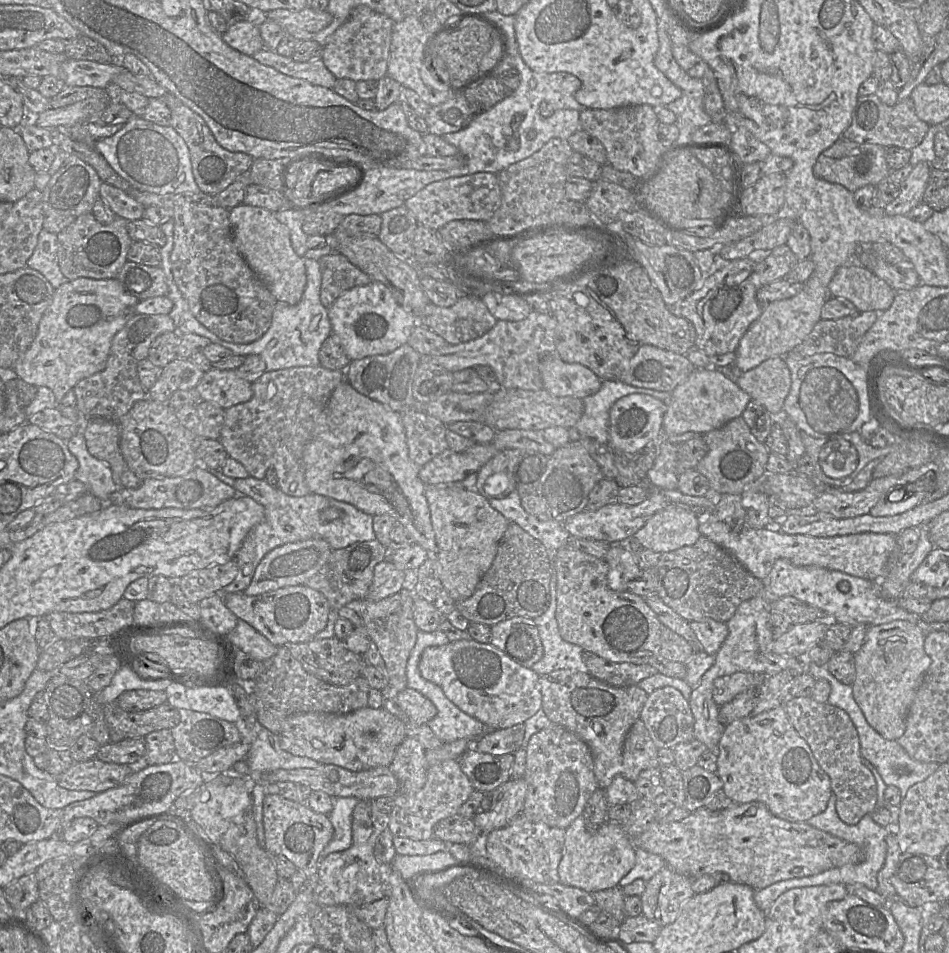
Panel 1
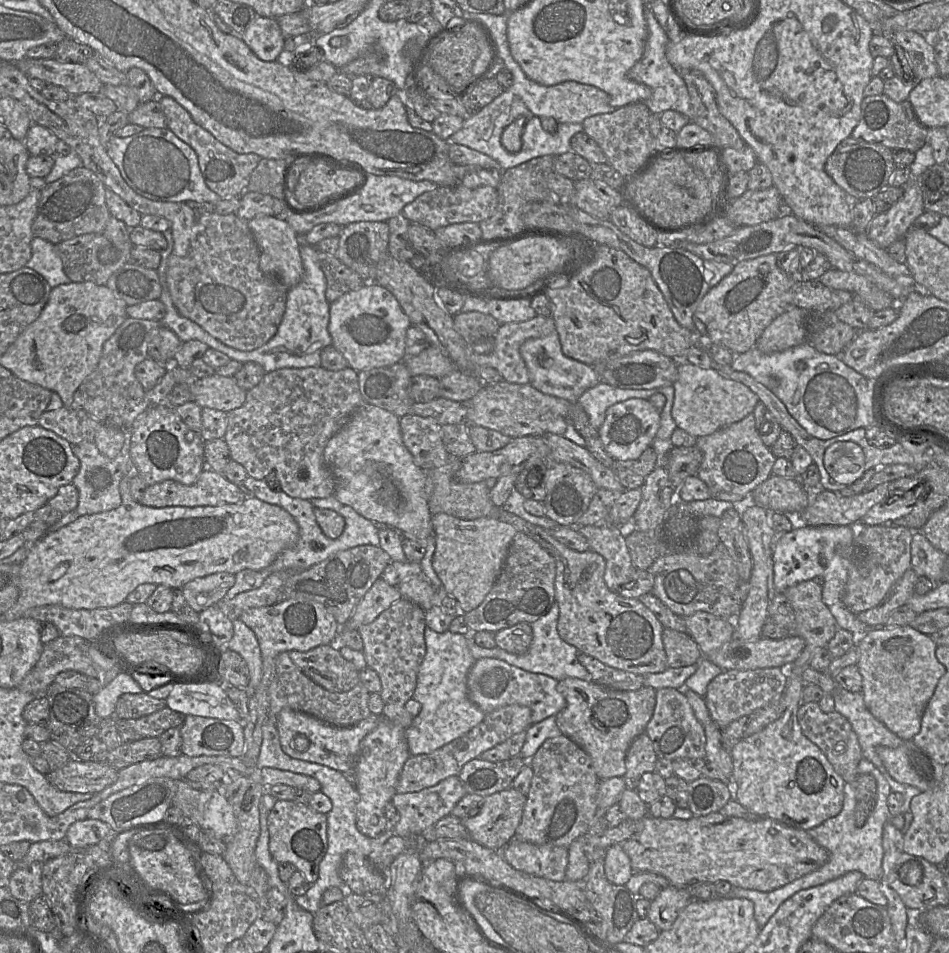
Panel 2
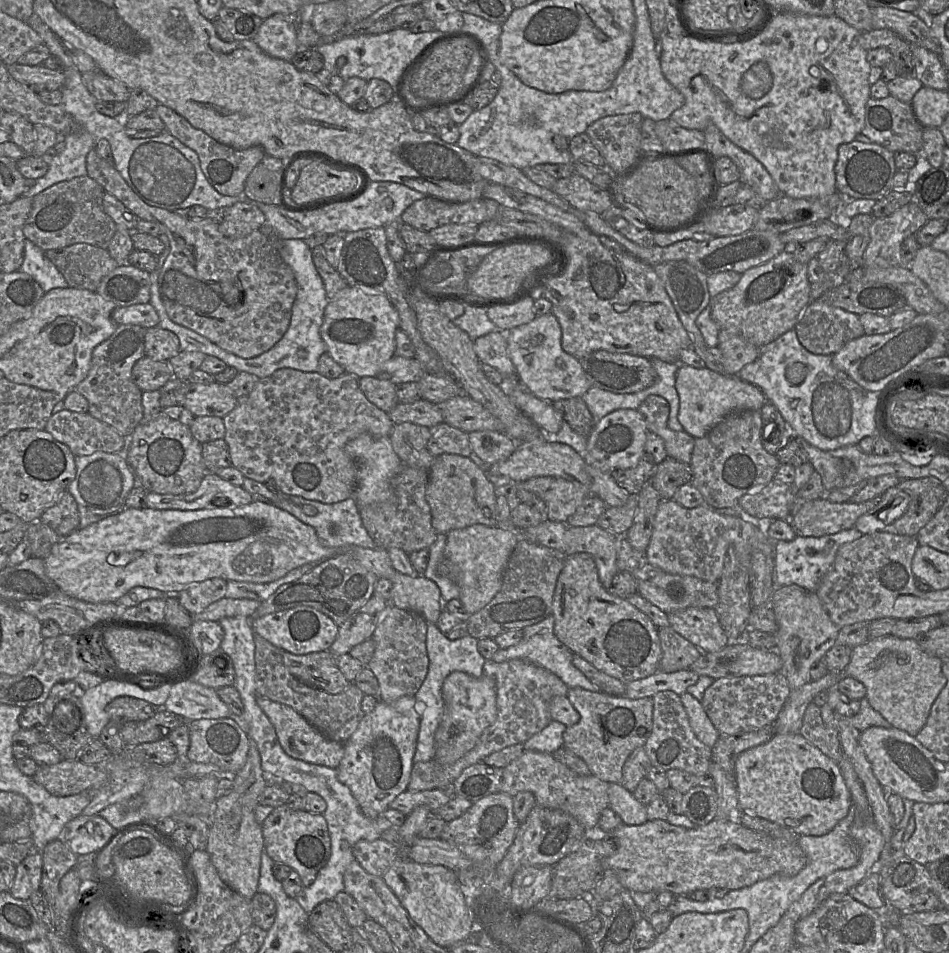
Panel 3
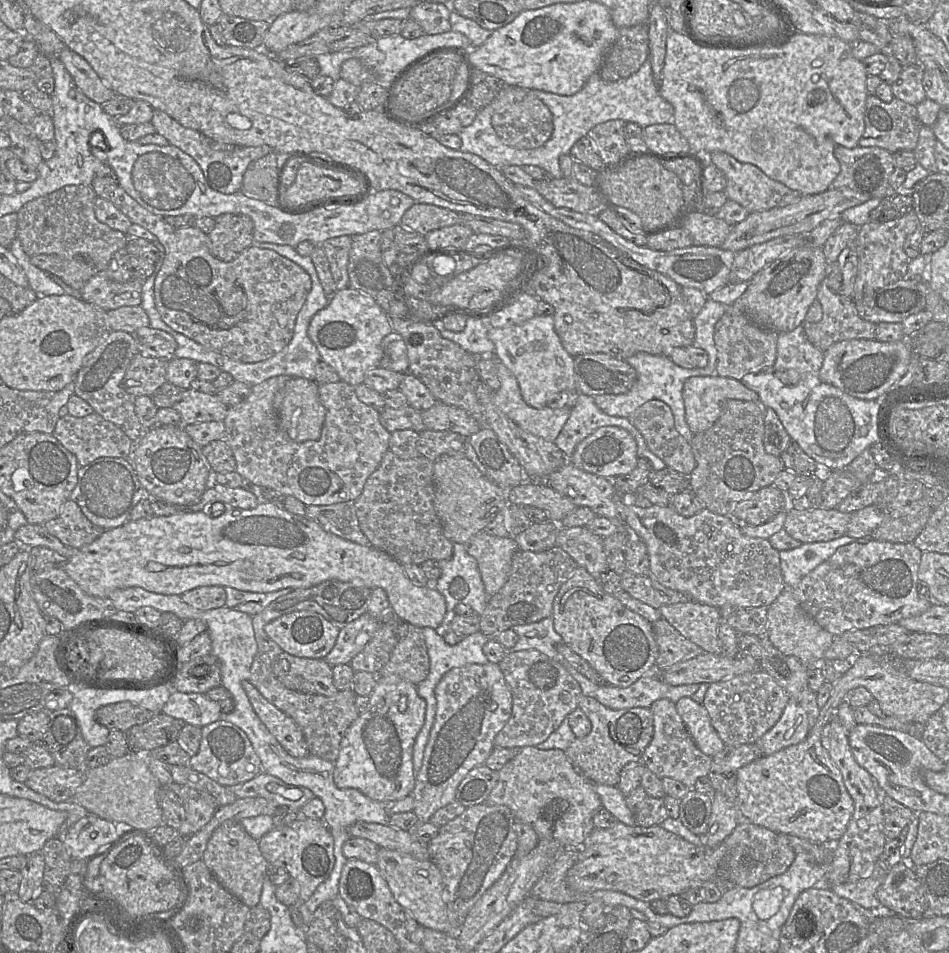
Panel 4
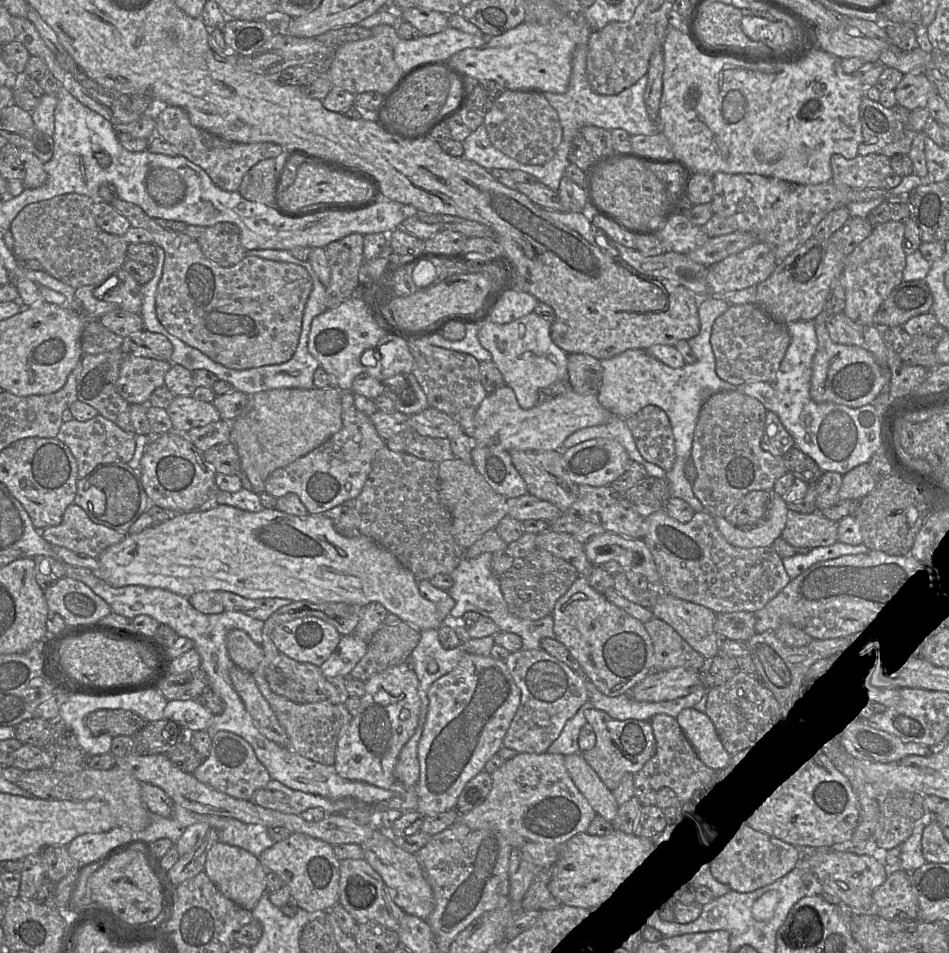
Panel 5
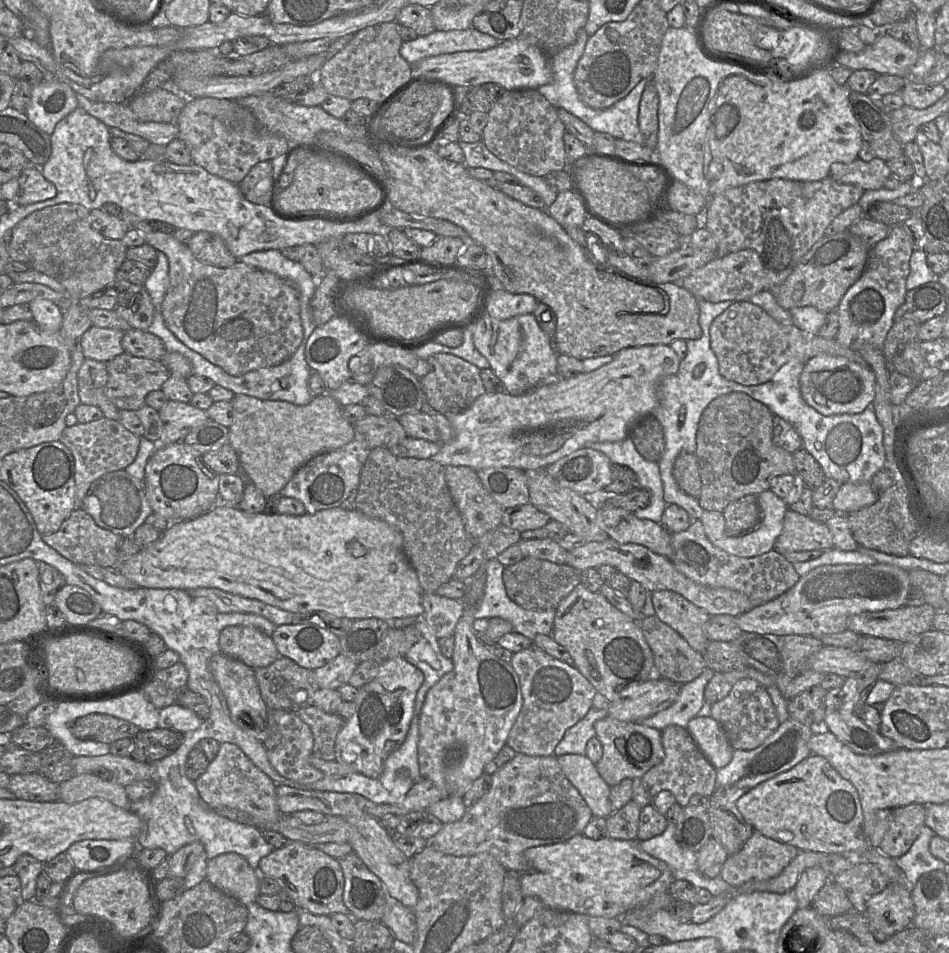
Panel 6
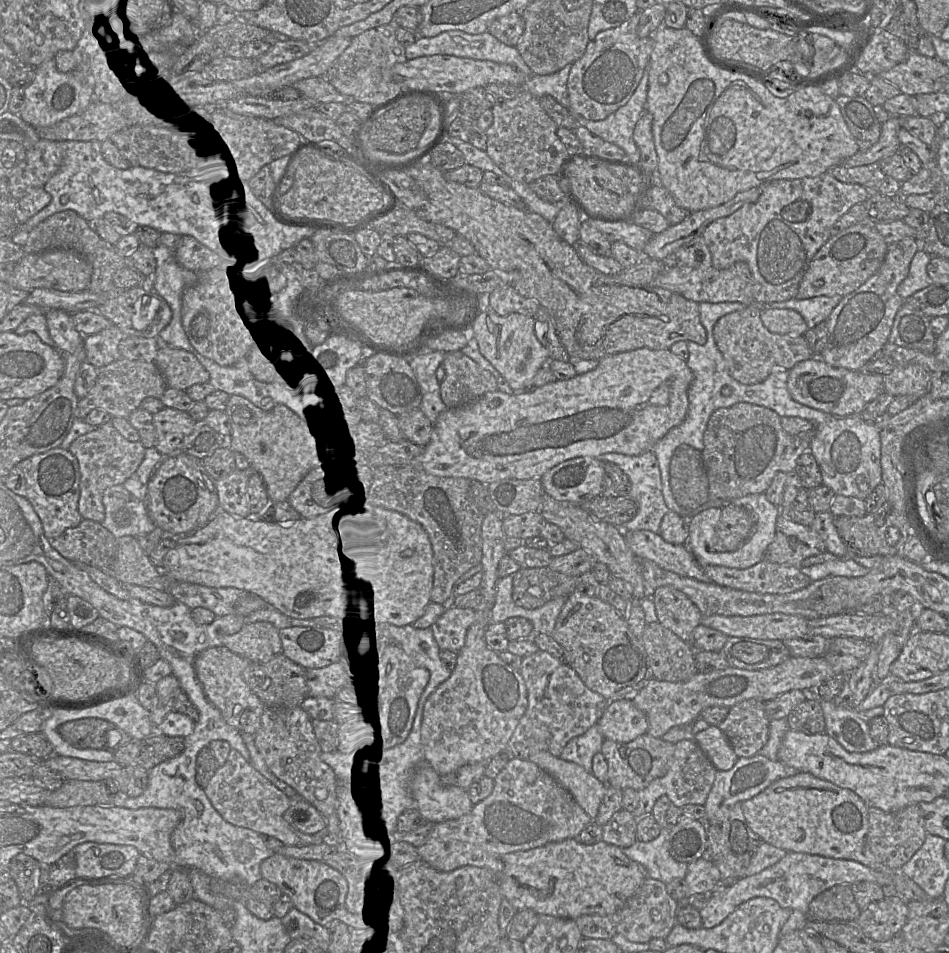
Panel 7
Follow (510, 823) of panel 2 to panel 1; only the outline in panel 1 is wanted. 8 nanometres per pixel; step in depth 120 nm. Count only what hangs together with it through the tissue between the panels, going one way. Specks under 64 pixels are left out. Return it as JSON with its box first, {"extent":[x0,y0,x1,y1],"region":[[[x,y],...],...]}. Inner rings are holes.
{"extent":[472,778,527,836],"region":[[[524,778],[509,779],[492,791],[488,810],[476,814],[472,820],[484,836],[493,830],[507,826],[522,813],[527,794]]]}

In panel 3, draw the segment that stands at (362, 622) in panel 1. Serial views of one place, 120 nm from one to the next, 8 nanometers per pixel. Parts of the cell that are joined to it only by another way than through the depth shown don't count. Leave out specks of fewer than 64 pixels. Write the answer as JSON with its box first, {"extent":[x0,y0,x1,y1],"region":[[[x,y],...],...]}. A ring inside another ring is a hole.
{"extent":[367,604,428,704],"region":[[[391,604],[384,611],[371,637],[375,651],[367,665],[378,680],[379,700],[390,704],[402,696],[414,696],[422,685],[428,672],[427,625],[421,615]]]}

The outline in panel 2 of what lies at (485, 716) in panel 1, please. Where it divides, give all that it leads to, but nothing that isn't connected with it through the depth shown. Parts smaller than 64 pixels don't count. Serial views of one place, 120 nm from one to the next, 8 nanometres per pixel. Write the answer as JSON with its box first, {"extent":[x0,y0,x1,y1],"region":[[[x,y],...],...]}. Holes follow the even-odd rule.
{"extent":[467,658,566,724],"region":[[[496,658],[475,661],[467,675],[469,699],[485,714],[512,704],[526,706],[531,710],[532,724],[557,715],[566,706],[564,696],[558,691],[556,679],[541,673],[532,673]]]}

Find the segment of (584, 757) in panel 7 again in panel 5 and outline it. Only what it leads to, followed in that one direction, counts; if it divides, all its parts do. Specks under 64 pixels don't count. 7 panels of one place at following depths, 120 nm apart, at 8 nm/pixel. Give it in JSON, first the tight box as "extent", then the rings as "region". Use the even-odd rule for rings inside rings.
{"extent":[548,680,595,756],"region":[[[588,680],[586,681],[586,687],[589,692],[589,700],[578,710],[574,717],[566,722],[559,737],[548,748],[548,753],[562,754],[565,756],[580,752],[578,737],[581,728],[588,723],[585,717],[585,711],[593,707],[593,686],[595,687],[592,682]]]}

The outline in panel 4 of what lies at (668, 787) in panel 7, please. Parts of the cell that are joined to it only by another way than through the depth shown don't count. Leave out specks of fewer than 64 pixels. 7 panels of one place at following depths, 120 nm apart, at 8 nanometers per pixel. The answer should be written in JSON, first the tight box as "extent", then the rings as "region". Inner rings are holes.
{"extent":[642,699,712,788],"region":[[[660,699],[651,705],[654,731],[649,745],[646,747],[642,762],[660,779],[664,777],[680,781],[688,788],[693,788],[699,777],[710,772],[712,758],[700,751],[687,732],[684,723],[676,710],[676,704],[668,699]]]}

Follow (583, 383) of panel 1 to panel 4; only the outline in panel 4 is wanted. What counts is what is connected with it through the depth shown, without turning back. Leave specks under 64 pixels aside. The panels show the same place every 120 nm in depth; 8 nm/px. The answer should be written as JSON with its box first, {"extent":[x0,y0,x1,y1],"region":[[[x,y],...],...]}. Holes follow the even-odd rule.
{"extent":[488,315,577,408],"region":[[[535,315],[523,324],[489,328],[488,338],[495,345],[495,356],[516,377],[523,400],[542,408],[565,390],[577,390],[574,358],[564,349],[555,331],[554,316]]]}

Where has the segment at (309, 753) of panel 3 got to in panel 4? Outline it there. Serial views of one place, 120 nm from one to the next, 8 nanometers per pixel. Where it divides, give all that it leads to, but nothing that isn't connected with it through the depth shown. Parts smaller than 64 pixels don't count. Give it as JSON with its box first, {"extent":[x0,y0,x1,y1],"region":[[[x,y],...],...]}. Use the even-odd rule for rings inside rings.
{"extent":[242,680,309,757],"region":[[[244,680],[242,687],[253,710],[282,748],[293,757],[309,755],[303,734],[293,719],[264,698],[249,680]]]}

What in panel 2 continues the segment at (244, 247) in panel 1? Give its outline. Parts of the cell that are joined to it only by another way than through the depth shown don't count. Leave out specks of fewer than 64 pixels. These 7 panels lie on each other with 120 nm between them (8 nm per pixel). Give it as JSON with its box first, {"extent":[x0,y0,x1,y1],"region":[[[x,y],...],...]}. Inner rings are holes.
{"extent":[248,216,304,289],"region":[[[256,216],[248,221],[248,227],[260,250],[260,269],[267,274],[275,274],[289,289],[296,286],[303,278],[304,266],[294,229],[278,216]]]}

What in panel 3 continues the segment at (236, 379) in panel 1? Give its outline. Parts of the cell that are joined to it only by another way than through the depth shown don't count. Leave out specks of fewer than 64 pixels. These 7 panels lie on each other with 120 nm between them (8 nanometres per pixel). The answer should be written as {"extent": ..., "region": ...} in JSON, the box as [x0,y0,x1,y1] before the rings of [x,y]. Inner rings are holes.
{"extent":[184,384,238,418],"region":[[[189,384],[184,407],[195,417],[215,416],[224,418],[237,405],[238,398],[226,384]]]}

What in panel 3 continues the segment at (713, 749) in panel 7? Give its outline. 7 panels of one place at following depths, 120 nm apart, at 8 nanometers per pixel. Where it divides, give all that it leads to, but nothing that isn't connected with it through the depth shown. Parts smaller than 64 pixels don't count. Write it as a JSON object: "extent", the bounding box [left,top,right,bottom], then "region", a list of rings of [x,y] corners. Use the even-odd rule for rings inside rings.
{"extent":[680,692,720,749],"region":[[[688,692],[682,694],[680,699],[694,734],[703,744],[712,749],[720,734],[705,713],[701,702]]]}

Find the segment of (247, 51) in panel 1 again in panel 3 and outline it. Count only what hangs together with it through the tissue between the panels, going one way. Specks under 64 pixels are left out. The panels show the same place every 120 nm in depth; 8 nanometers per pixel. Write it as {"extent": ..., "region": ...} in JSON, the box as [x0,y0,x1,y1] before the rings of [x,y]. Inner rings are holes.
{"extent":[254,14,299,61],"region":[[[281,14],[263,20],[254,42],[266,54],[283,60],[291,61],[299,51],[293,20]]]}

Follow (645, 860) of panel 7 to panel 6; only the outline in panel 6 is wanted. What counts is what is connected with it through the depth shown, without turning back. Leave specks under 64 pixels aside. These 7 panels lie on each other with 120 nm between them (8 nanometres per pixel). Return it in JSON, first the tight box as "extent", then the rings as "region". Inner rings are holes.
{"extent":[639,823,732,896],"region":[[[668,823],[662,834],[639,841],[639,846],[650,856],[664,862],[676,880],[686,880],[696,888],[708,890],[713,896],[732,889],[720,875],[708,878],[700,873],[697,868],[697,852],[681,847],[675,839],[675,831],[676,824]]]}

